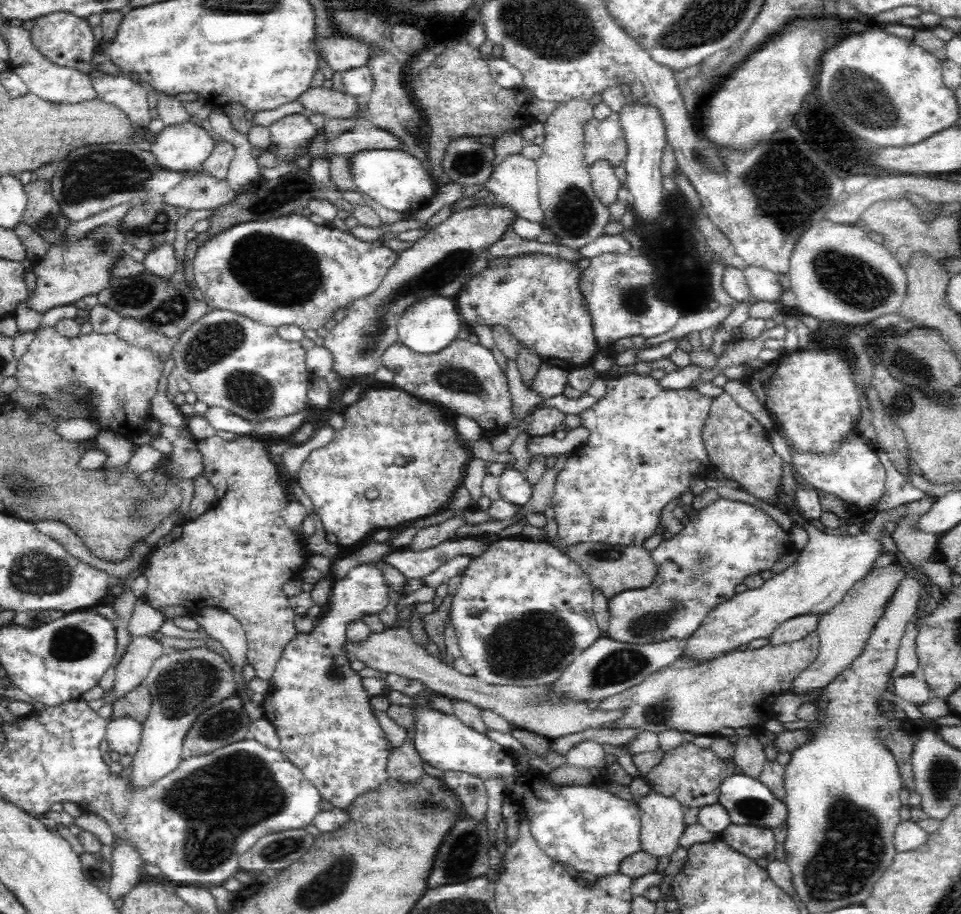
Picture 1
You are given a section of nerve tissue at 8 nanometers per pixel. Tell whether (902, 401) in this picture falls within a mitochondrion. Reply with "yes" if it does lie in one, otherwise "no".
yes

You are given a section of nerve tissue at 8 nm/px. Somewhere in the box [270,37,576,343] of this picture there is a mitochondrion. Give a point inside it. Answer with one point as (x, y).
(471, 161)

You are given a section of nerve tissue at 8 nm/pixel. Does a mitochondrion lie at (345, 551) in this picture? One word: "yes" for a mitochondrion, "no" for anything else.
no

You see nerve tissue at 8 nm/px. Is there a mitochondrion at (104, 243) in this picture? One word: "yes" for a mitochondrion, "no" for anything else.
yes

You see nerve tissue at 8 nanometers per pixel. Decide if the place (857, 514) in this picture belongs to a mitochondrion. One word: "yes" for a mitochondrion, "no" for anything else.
no

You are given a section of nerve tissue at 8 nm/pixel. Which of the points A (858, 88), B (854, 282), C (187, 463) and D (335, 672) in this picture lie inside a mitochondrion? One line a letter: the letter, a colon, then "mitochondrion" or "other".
A: mitochondrion
B: mitochondrion
C: other
D: mitochondrion

